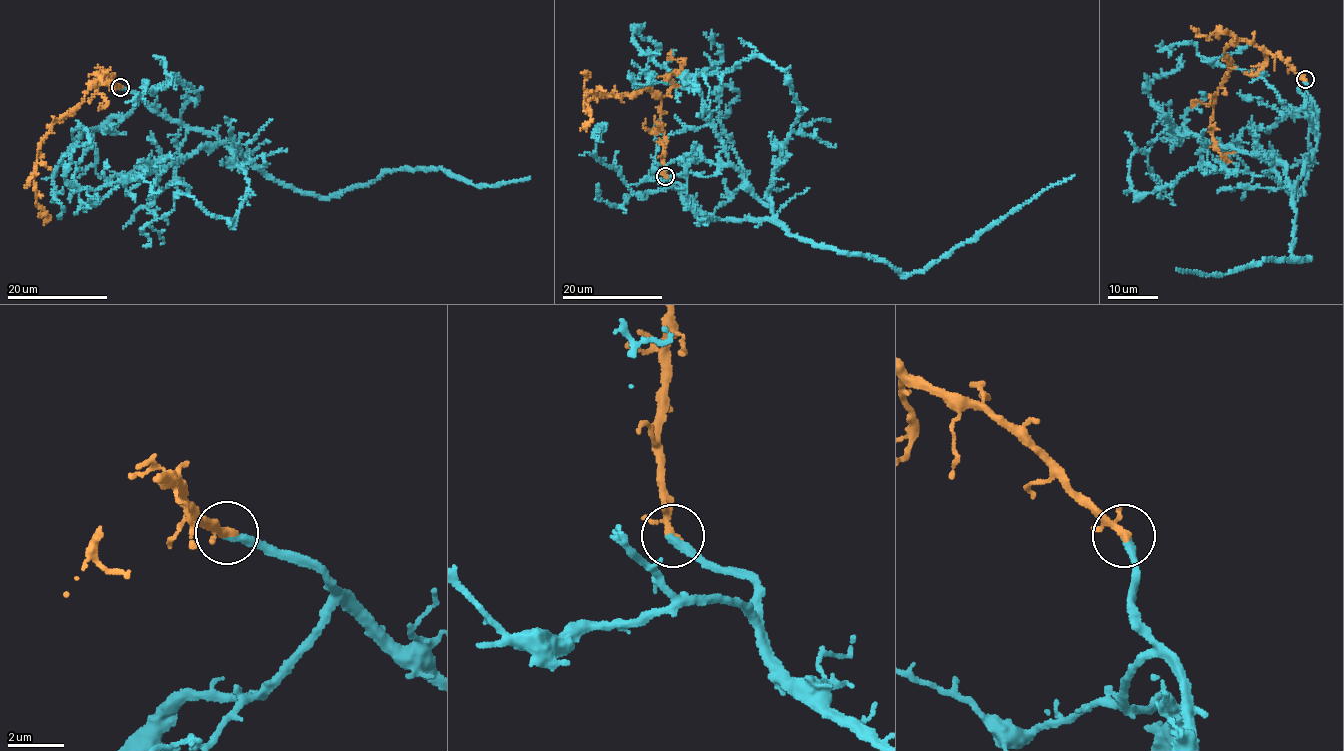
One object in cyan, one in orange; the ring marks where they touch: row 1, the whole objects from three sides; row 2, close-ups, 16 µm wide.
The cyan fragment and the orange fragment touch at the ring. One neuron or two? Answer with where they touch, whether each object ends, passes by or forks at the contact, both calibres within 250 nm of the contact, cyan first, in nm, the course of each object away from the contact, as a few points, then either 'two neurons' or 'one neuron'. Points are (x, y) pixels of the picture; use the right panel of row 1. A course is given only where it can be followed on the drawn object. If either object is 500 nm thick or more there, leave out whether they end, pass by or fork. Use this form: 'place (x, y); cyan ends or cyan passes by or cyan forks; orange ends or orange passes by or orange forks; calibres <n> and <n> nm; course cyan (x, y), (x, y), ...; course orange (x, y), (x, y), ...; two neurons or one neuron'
place (1305, 79); cyan ends; orange forks; calibres 300 and 190 nm; course cyan (1304, 80), (1318, 136), (1295, 184), (1290, 261), (1305, 261), (1273, 259), (1213, 276), (1176, 269); course orange (1304, 80), (1282, 59), (1245, 40), (1227, 46), (1229, 68), (1212, 105), (1212, 135), (1222, 156), (1235, 152); one neuron

